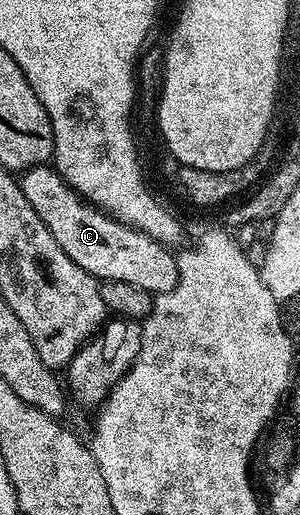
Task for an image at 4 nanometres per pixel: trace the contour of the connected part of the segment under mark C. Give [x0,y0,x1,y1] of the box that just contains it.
[18,166,179,294]

